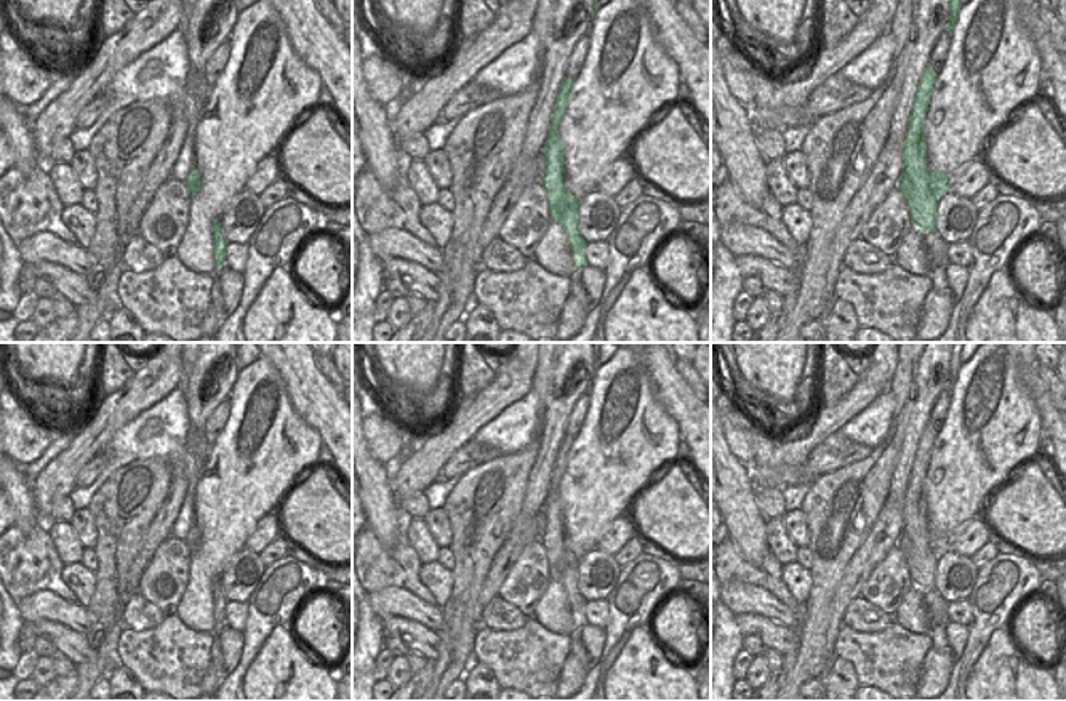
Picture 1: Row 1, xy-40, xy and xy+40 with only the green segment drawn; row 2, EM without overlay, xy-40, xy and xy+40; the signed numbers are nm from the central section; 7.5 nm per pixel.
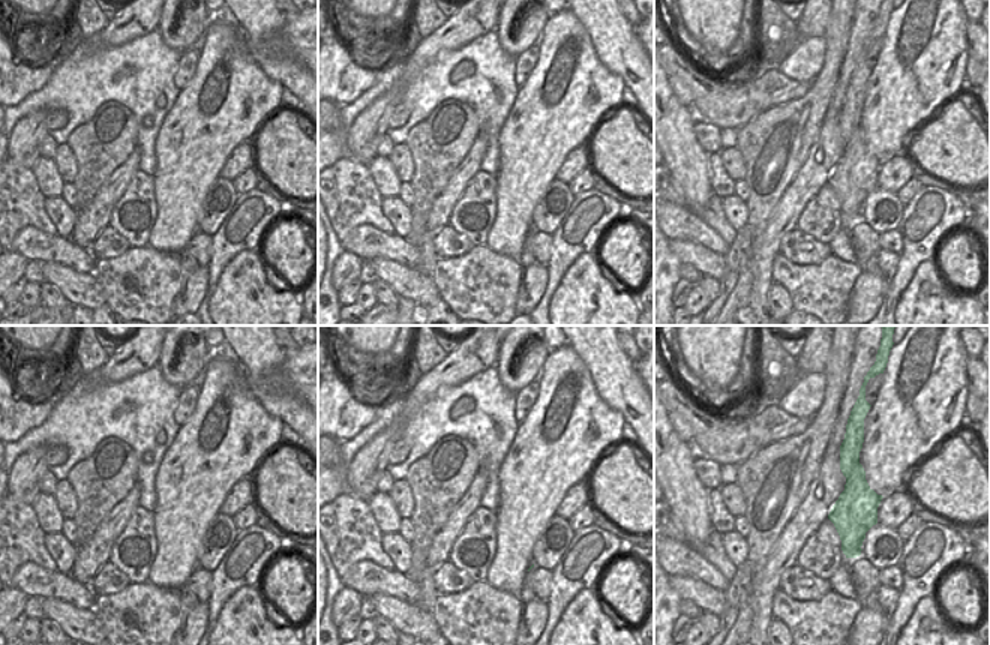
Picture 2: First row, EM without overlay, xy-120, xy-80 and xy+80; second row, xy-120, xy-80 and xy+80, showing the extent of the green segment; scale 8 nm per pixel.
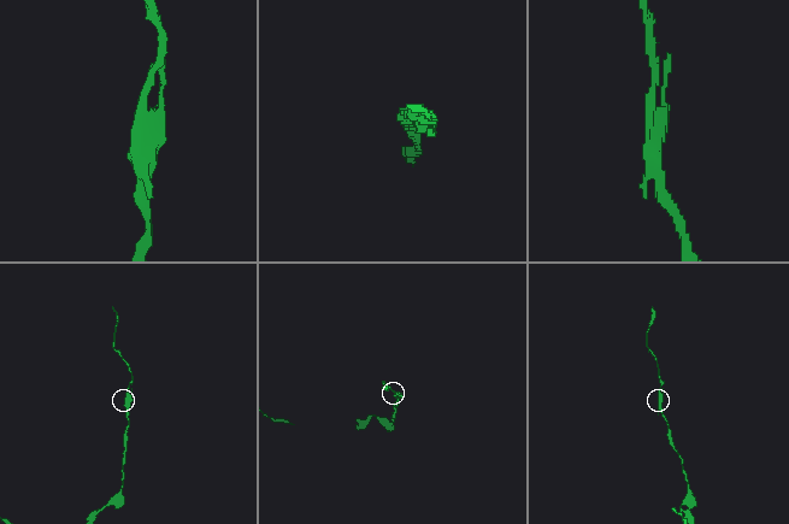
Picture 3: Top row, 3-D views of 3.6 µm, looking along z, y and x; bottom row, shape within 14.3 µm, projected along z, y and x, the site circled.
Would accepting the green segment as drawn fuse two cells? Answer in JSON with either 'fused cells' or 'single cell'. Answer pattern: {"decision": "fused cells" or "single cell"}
{"decision": "fused cells"}

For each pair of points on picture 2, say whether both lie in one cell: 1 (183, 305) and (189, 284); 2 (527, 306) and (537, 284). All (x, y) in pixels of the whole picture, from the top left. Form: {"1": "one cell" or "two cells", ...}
{"1": "one cell", "2": "one cell"}

